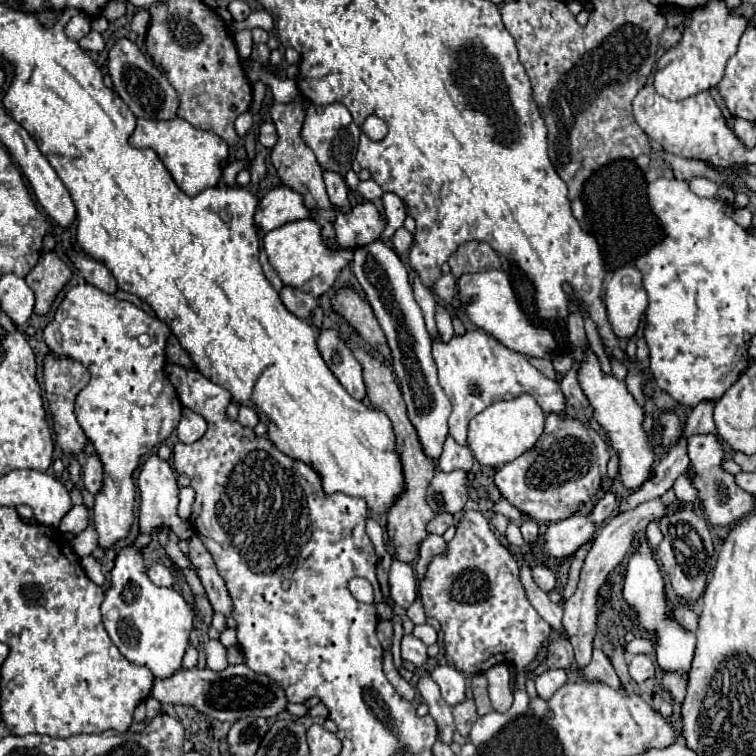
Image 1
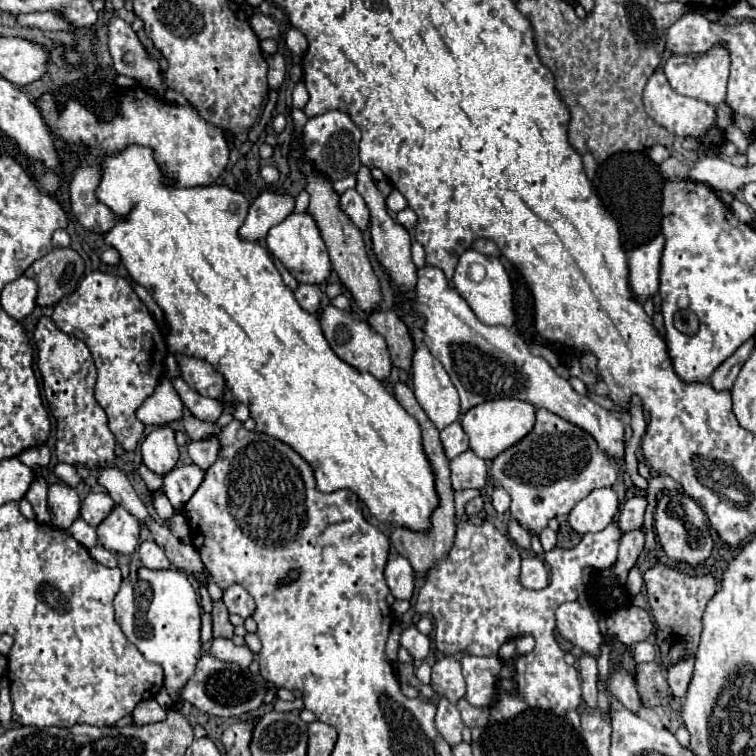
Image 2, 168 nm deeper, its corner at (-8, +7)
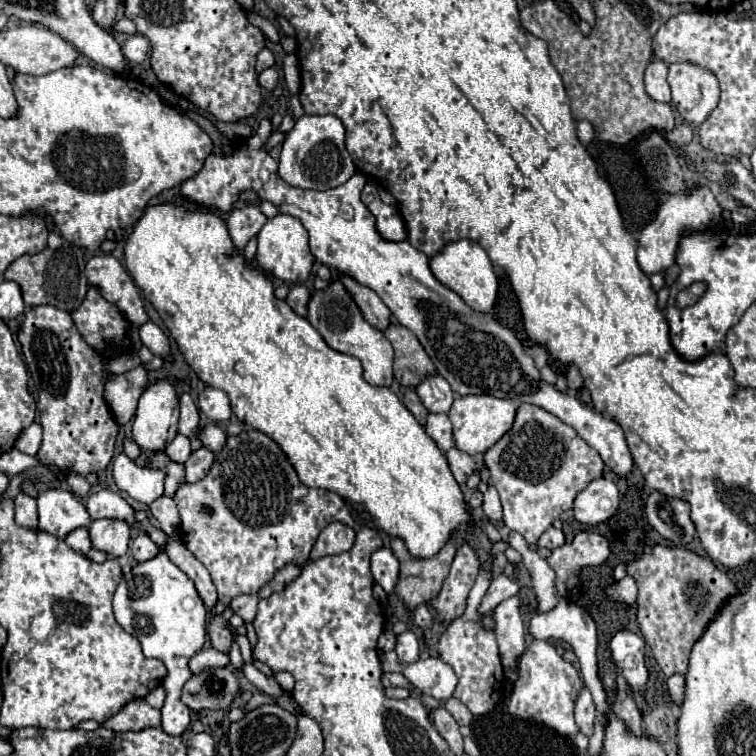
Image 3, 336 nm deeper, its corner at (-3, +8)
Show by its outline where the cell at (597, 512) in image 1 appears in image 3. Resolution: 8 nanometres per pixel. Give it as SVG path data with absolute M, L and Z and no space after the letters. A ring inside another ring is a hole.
M592 480L574 500L574 518L582 524L606 522L618 510L620 494L612 480Z

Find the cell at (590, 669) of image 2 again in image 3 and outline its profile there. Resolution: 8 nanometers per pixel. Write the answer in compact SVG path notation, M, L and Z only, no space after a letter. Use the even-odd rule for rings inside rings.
M584 688L584 690L580 692L580 696L578 696L578 702L576 702L576 724L578 724L580 732L582 732L584 736L588 736L588 738L590 738L592 732L594 732L596 714L598 714L598 710L596 710L596 706L594 706L594 702L592 702L590 690Z

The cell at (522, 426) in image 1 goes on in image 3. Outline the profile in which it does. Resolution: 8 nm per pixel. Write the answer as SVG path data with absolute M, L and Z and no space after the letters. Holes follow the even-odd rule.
M488 394L482 396L456 396L448 416L452 420L452 432L454 432L454 444L462 452L474 456L474 454L484 454L510 426L514 424L514 414L516 414L516 404L510 400L500 400Z

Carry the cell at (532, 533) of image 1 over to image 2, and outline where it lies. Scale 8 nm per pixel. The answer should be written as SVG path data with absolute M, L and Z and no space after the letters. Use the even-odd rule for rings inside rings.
M545 527L545 529L541 529L541 531L539 531L539 539L541 539L541 545L543 545L543 549L545 549L545 551L551 551L551 549L555 547L557 533L555 533L553 529Z

